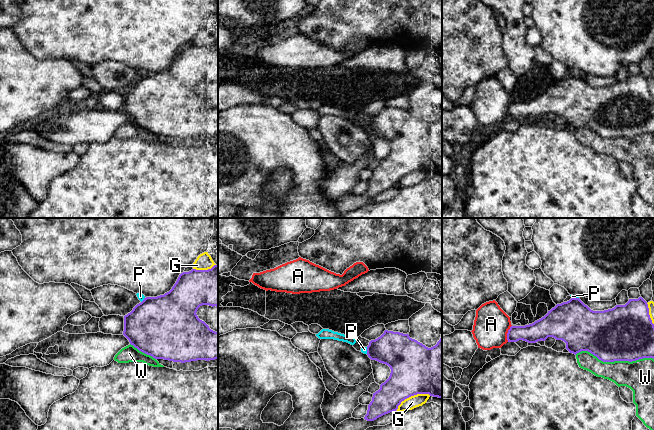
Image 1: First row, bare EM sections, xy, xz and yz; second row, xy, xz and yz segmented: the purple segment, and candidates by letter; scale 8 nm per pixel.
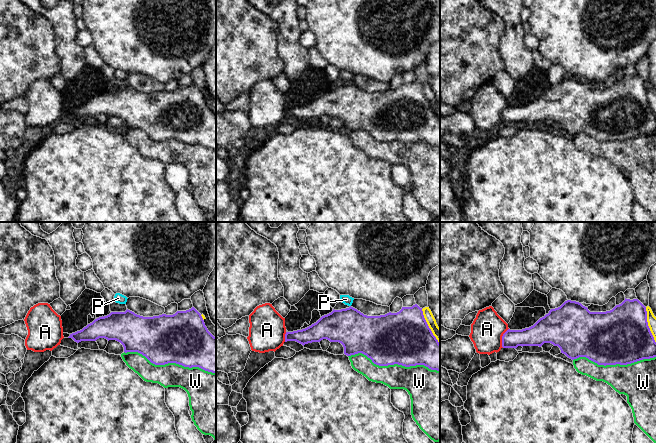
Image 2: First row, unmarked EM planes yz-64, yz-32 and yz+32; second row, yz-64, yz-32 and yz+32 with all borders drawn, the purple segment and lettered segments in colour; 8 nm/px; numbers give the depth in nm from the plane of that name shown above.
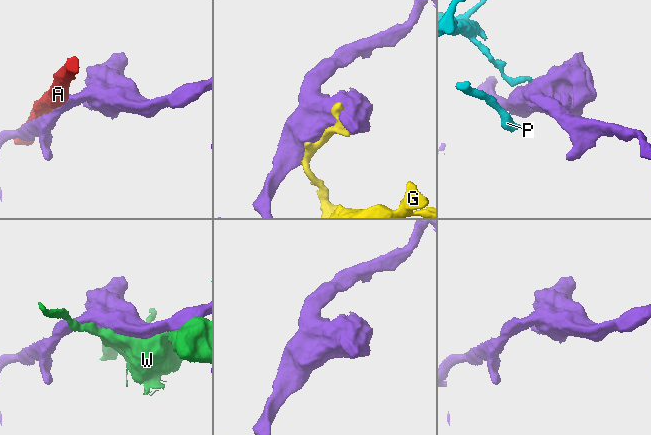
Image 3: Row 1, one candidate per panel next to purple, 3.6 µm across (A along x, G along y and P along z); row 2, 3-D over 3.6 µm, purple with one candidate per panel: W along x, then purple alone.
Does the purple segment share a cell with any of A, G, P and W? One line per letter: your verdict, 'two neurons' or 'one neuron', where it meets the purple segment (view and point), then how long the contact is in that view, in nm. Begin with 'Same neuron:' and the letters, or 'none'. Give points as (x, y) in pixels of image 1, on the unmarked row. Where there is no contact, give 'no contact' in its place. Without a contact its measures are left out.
Same neuron: none
A: two neurons | yz (507, 109) | 140 nm
G: two neurons | xz (412, 171) | 300 nm
P: two neurons | xz (367, 126) | 60 nm
W: two neurons | yz (614, 136) | 650 nm

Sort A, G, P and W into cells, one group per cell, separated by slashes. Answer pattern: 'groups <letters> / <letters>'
groups A / G / P / W

